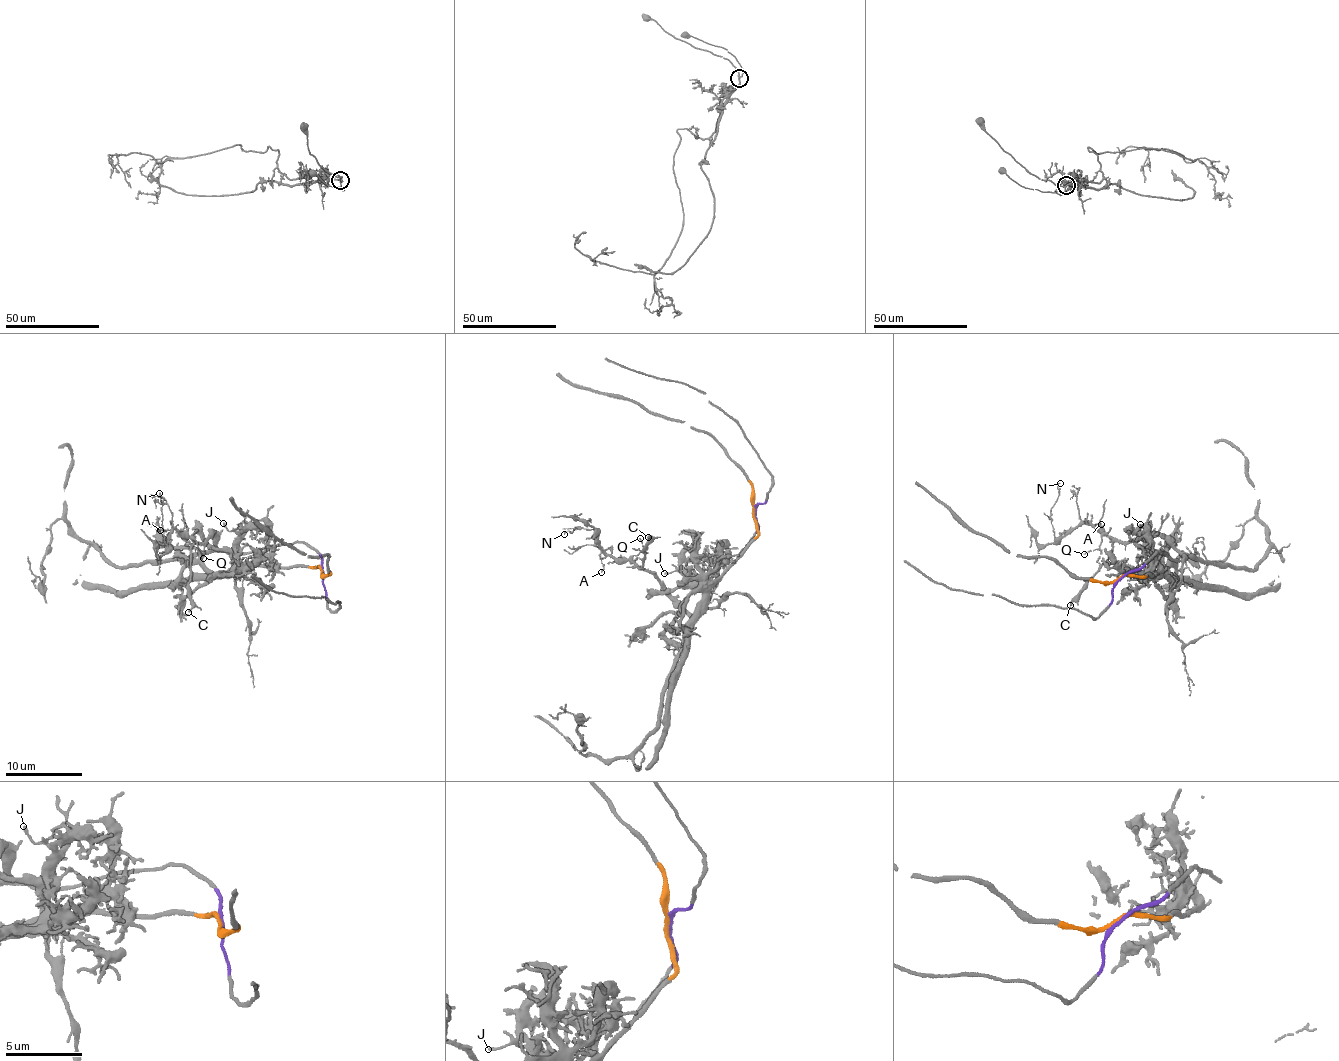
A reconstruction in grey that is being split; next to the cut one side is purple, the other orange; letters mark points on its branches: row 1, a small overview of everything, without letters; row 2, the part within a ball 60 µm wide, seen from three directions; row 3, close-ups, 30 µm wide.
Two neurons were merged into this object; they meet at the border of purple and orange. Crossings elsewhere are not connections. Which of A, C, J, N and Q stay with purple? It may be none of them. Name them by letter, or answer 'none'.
A, C, N, Q

